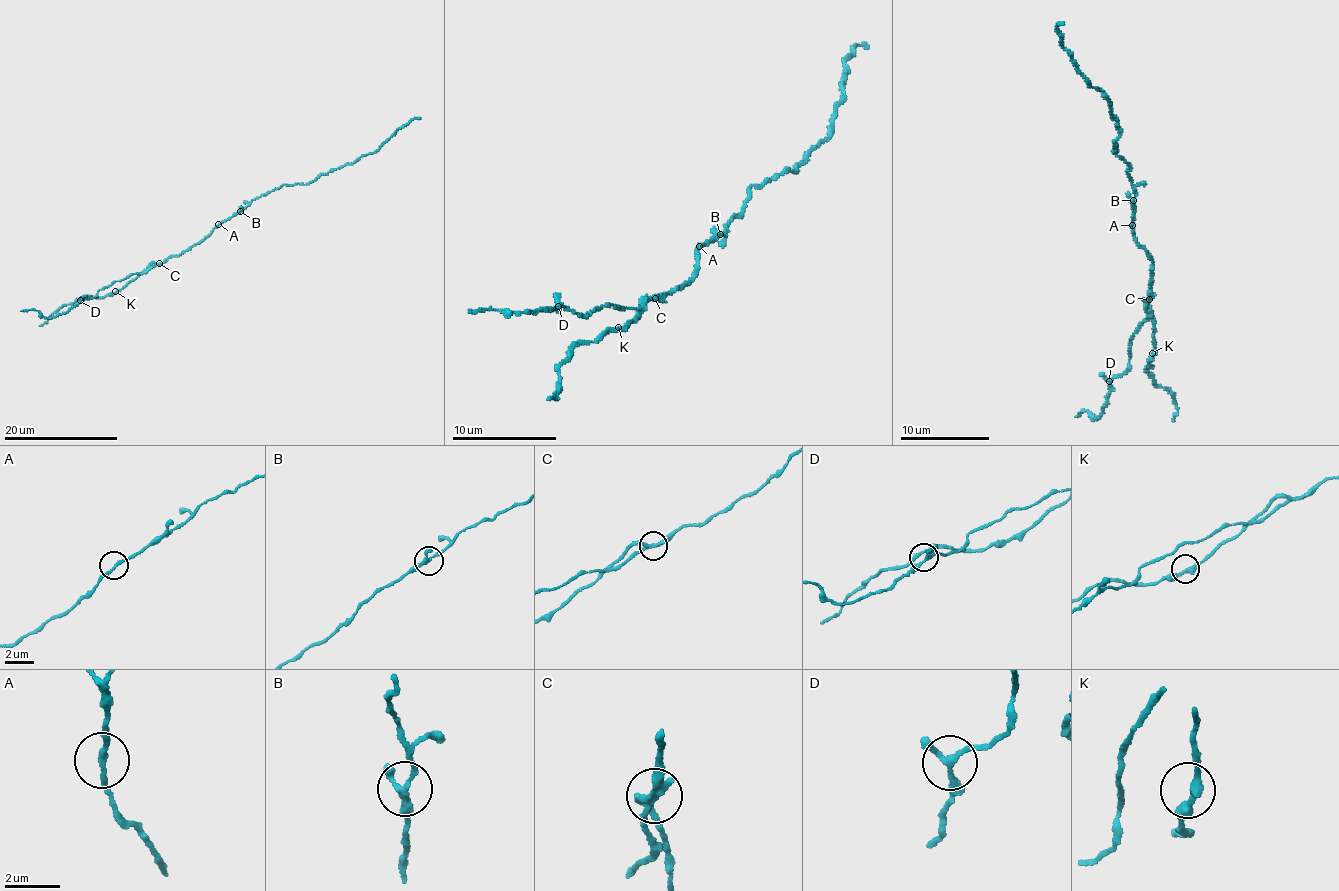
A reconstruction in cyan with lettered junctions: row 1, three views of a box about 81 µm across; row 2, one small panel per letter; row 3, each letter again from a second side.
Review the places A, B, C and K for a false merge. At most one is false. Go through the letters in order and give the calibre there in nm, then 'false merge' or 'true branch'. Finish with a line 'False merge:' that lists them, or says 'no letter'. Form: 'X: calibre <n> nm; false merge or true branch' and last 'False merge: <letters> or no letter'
A: calibre 190 nm; true branch
B: calibre 190 nm; true branch
C: calibre 200 nm; false merge
K: calibre 280 nm; true branch
False merge: C

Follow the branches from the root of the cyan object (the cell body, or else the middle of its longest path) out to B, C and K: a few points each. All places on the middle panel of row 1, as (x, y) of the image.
B: (700, 246), (717, 240), (720, 234)
C: (700, 246), (696, 256), (697, 266), (689, 283), (656, 298)
K: (700, 246), (689, 283), (659, 299), (647, 297), (635, 320), (625, 329), (618, 327)

